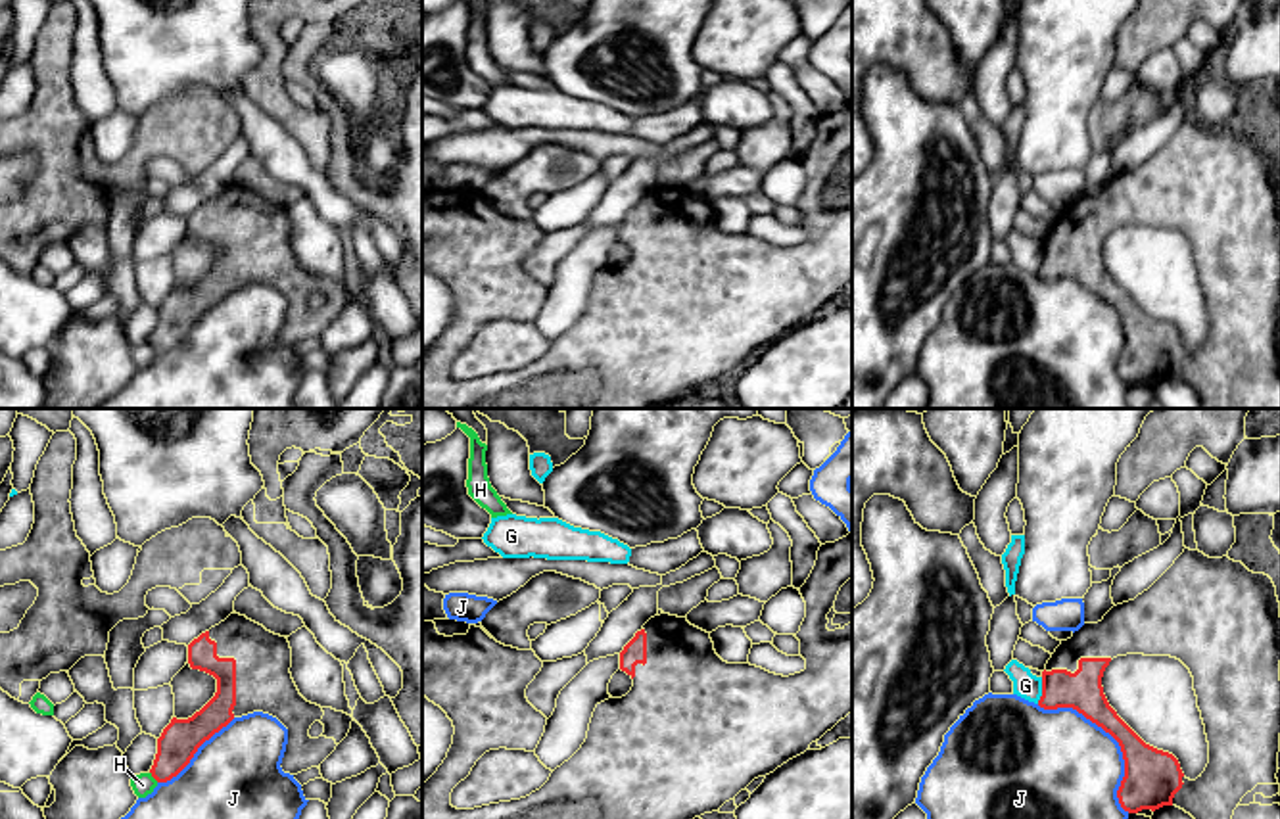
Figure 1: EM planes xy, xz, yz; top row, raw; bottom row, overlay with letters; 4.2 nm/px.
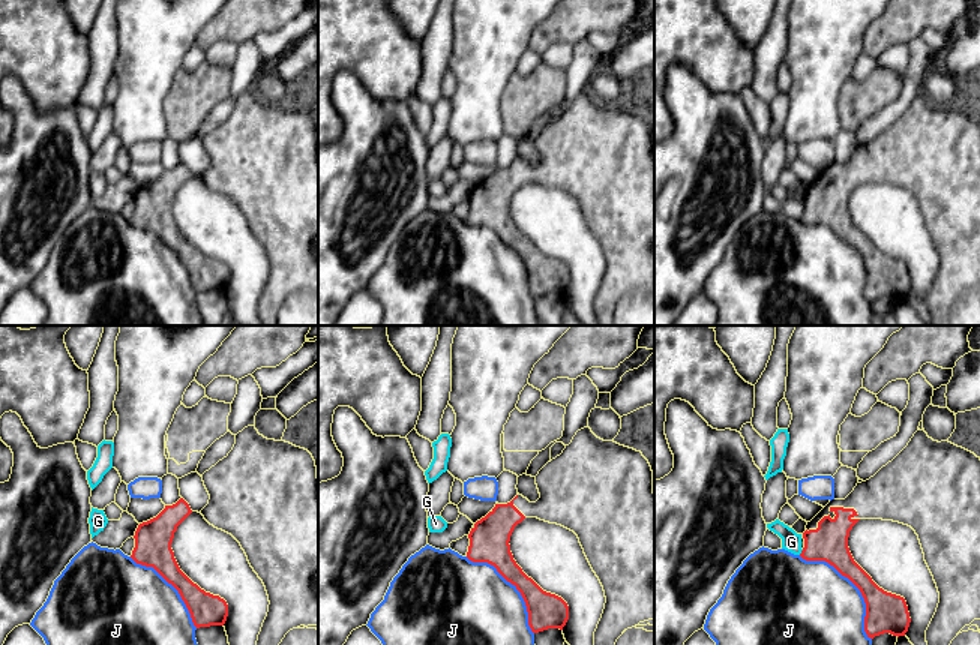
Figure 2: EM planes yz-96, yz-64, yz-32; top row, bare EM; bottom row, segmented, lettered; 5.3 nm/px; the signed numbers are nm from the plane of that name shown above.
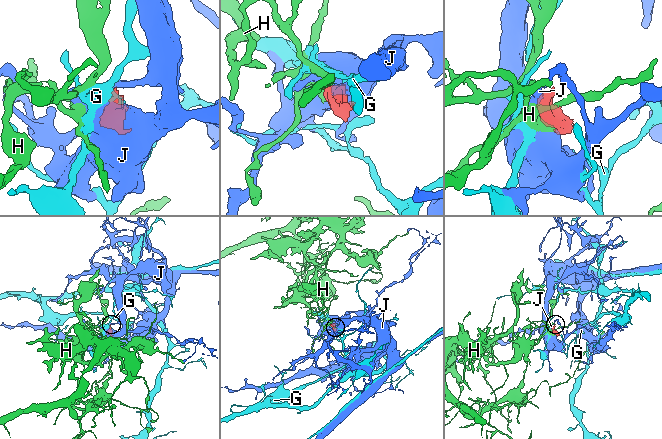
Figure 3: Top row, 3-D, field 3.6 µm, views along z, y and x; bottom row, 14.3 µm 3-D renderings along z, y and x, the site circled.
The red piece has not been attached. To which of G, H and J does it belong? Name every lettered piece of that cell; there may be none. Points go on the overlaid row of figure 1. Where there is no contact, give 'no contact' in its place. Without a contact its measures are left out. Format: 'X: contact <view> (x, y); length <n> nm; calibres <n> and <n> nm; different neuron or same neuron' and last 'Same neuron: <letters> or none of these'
G: contact yz (1042, 691); length 110 nm; calibres 170 and 110 nm; different neuron
H: contact xy (154, 777); length 60 nm; calibres 160 and 90 nm; different neuron
J: contact yz (1114, 737); length 600 nm; calibres 240 and 440 nm; different neuron
Same neuron: none of these

